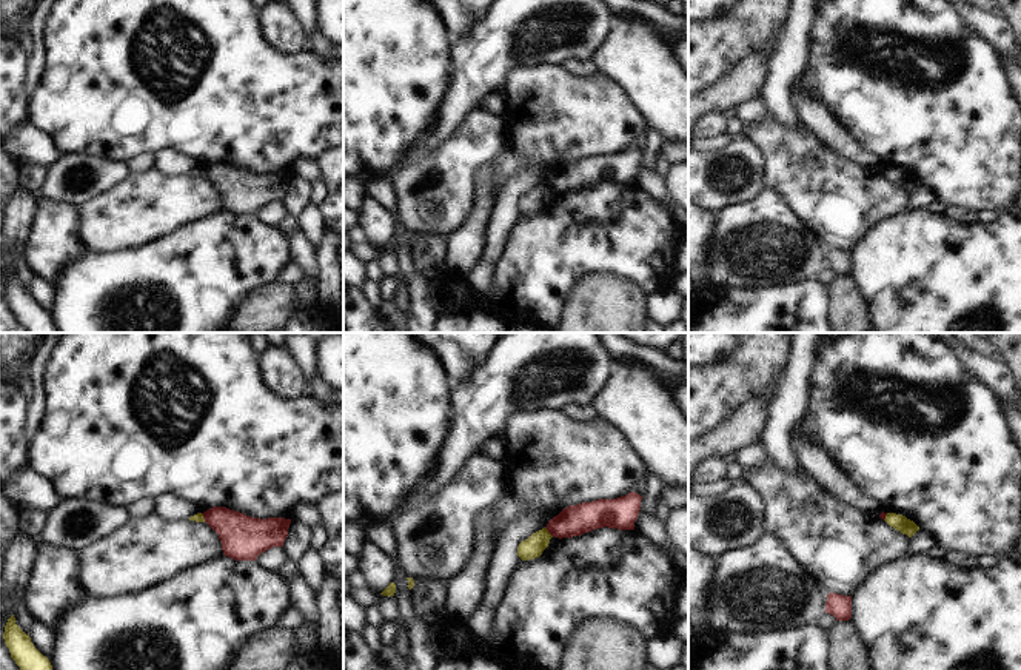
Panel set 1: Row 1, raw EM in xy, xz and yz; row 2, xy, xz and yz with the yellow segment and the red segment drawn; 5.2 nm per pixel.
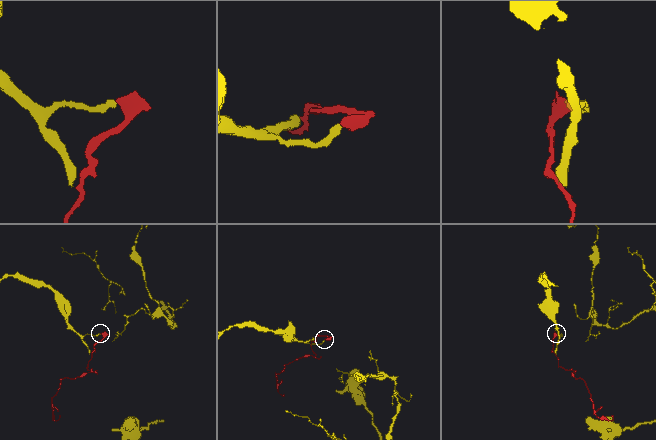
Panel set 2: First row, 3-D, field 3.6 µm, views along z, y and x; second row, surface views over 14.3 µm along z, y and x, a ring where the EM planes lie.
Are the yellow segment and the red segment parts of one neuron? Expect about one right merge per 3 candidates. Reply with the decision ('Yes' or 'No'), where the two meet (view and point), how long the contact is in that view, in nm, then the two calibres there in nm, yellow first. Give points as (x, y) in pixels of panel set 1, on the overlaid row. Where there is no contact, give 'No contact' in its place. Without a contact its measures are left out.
No. Touches yellow at xz (547, 532). Shared border 70 nm. Thickness 110 nm (yellow) against 160 nm

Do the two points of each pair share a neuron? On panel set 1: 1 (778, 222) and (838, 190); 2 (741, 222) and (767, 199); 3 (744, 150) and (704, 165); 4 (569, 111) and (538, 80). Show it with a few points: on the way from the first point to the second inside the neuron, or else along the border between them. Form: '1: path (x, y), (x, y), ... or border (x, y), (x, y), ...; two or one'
1: border (769, 188), (787, 202), (818, 241); two
2: path (747, 219), (761, 205); one
3: path (735, 159), (713, 165); one
4: path (561, 103), (545, 88); one

